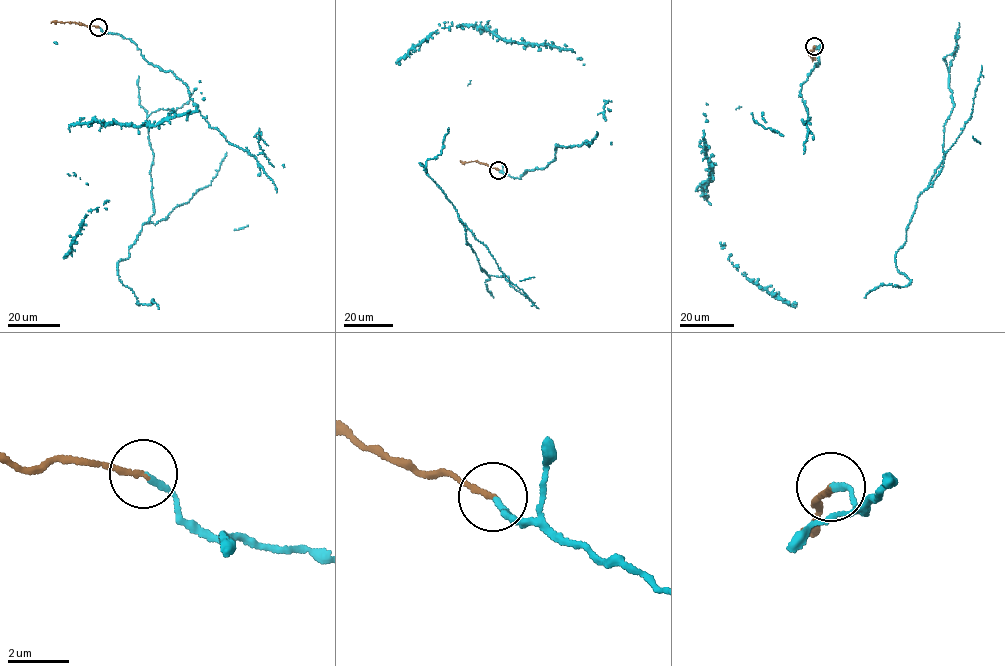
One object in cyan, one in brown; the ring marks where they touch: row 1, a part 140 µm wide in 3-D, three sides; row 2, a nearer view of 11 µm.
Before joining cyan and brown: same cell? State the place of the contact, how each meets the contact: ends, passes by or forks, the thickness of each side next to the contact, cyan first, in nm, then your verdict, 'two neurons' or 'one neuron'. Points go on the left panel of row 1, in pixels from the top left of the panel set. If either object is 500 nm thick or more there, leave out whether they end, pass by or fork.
at (98, 27); cyan ends there; brown ends there; 190 nm thick on the cyan side, 190 nm on the other; one neuron

